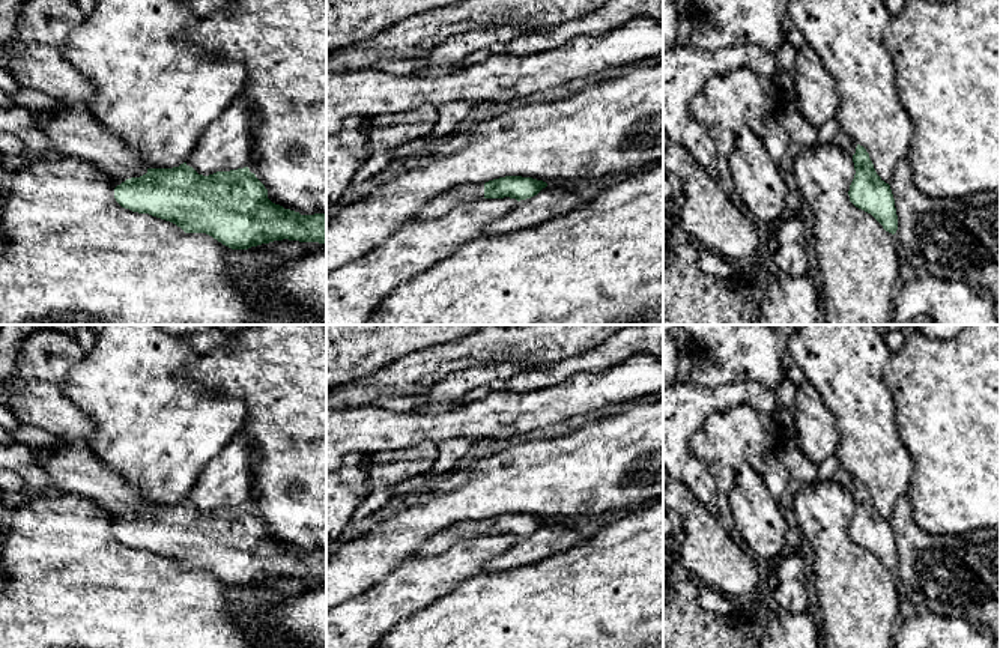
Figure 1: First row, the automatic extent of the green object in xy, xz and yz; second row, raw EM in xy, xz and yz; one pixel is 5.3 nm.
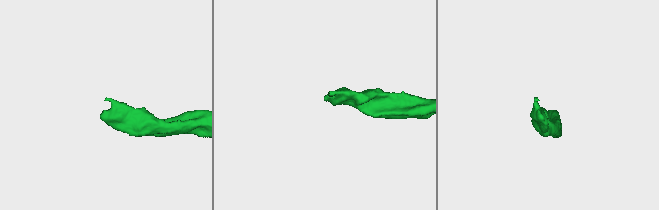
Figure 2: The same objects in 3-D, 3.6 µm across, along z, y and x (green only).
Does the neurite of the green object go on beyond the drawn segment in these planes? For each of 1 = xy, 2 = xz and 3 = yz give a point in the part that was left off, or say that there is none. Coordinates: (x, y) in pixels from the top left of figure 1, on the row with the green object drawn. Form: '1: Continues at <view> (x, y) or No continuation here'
1: Continues at xy (72, 131)
2: Continues at xz (441, 205)
3: No continuation here

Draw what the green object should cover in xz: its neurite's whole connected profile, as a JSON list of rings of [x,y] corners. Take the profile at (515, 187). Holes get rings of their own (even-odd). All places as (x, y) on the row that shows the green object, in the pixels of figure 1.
[[[505,176],[486,183],[463,183],[451,188],[445,194],[429,200],[414,217],[417,220],[436,220],[447,215],[460,204],[478,201],[481,198],[516,198],[517,201],[537,195],[547,183],[532,177]]]

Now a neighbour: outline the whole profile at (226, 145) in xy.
[[[238,95],[232,105],[200,135],[185,161],[186,165],[203,176],[248,167],[254,122],[256,116],[245,98]]]

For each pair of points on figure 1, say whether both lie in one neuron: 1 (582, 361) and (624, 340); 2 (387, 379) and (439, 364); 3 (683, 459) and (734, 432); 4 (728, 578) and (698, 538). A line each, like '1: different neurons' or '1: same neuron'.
1: same neuron
2: same neuron
3: different neurons
4: same neuron

